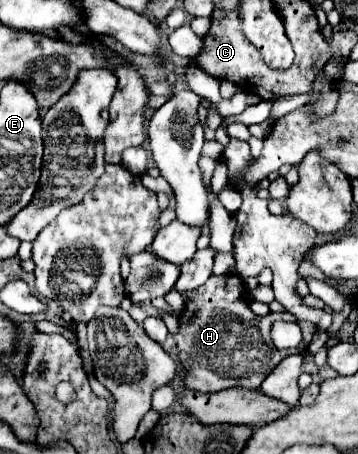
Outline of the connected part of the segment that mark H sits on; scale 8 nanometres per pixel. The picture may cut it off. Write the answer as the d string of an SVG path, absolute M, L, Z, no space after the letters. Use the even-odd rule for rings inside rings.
M212 275L202 287L198 287L196 291L190 291L184 295L184 311L180 315L180 331L178 335L174 335L176 343L178 343L178 359L184 367L184 383L188 389L196 389L202 393L214 393L220 389L228 389L228 387L246 387L246 389L258 389L260 383L266 379L266 375L290 353L298 353L298 349L288 349L288 351L278 351L272 345L270 339L270 327L274 321L296 321L294 315L290 315L288 311L284 313L268 313L266 317L258 317L250 311L248 307L248 297L244 291L244 283L242 277L238 275ZM212 365L242 365L242 377L234 379L234 377L222 377L220 373L216 373L212 369Z

